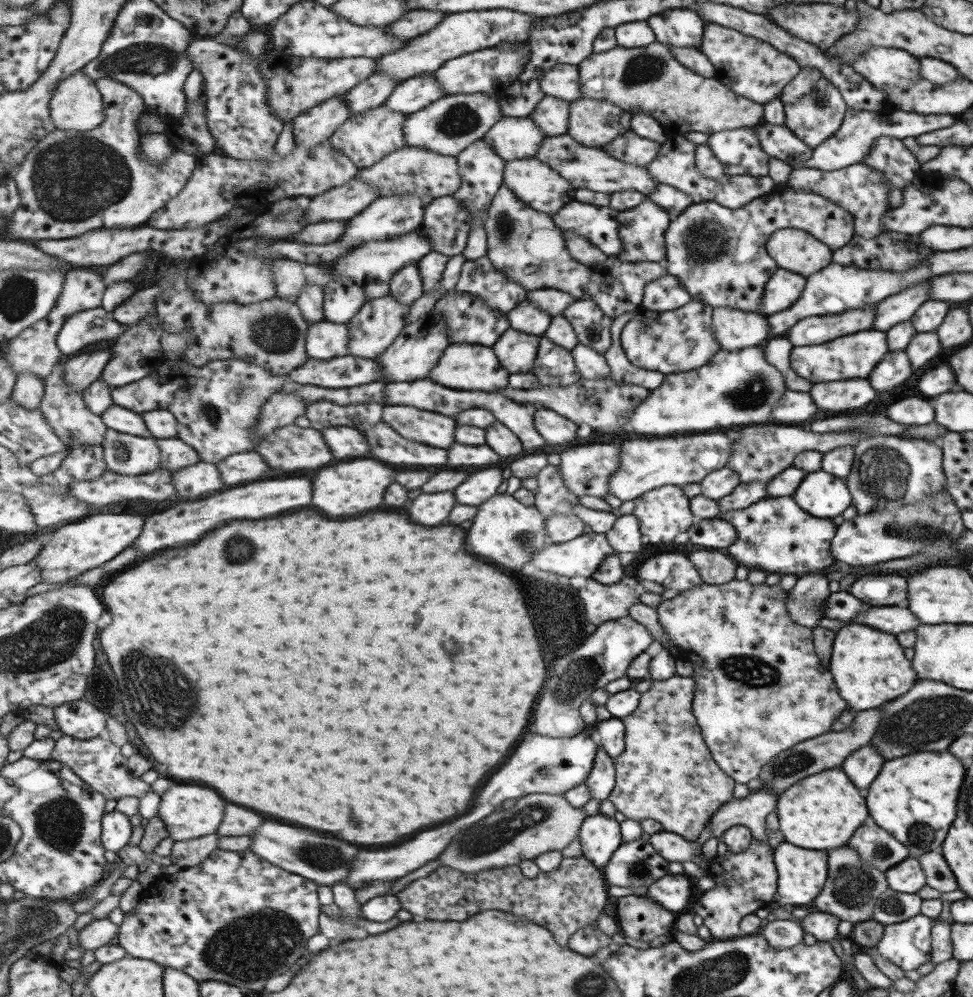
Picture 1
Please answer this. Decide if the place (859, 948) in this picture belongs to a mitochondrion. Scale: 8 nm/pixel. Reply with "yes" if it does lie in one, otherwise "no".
no

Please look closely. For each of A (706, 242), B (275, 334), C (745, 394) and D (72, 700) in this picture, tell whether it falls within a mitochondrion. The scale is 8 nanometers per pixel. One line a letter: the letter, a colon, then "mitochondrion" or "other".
A: mitochondrion
B: mitochondrion
C: mitochondrion
D: other

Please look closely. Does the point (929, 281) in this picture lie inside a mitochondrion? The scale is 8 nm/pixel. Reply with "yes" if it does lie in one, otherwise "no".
no

